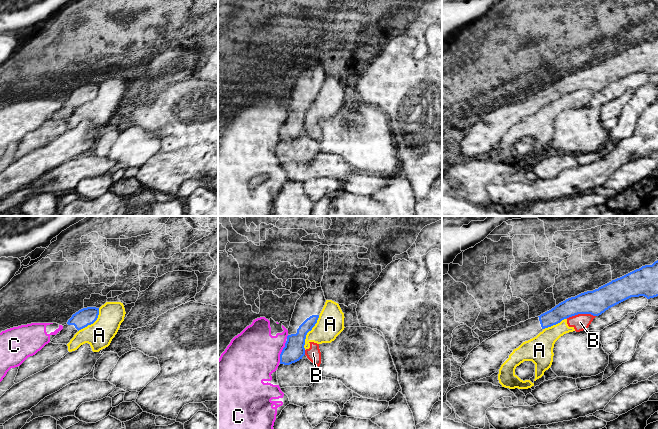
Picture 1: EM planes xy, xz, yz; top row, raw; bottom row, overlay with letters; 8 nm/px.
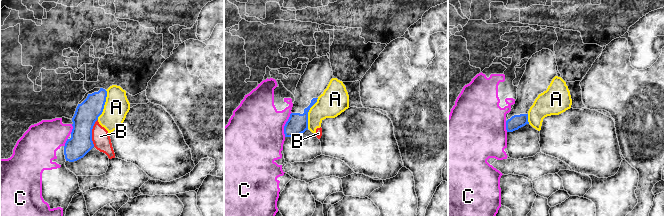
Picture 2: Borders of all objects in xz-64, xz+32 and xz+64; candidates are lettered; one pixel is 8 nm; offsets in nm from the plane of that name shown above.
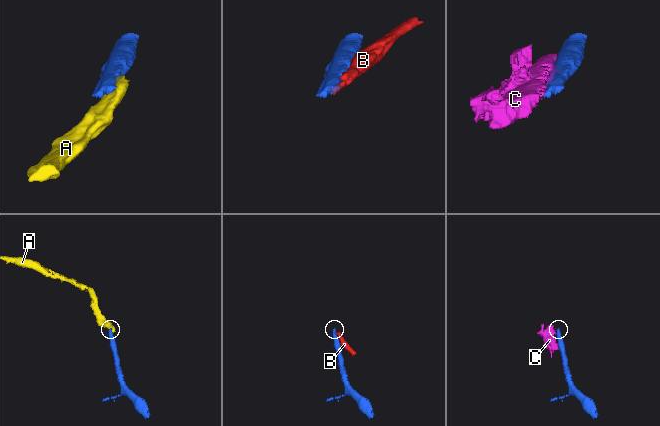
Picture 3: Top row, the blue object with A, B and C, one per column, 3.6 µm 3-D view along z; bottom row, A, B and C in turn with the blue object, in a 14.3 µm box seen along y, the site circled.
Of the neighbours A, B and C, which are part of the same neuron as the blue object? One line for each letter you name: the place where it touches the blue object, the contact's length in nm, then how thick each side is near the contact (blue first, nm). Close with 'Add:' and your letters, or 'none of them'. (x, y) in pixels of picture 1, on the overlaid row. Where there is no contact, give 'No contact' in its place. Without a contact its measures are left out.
Add: none of them

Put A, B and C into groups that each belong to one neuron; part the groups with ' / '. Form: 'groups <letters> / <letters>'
groups A B / C

